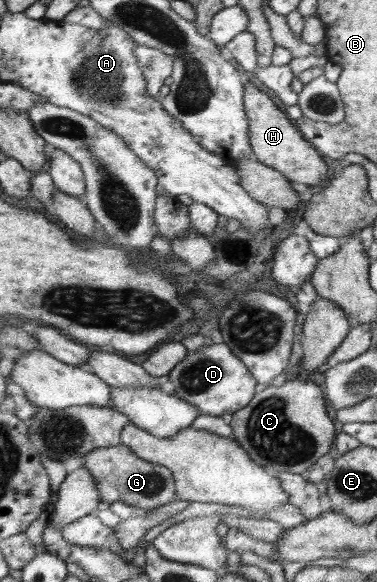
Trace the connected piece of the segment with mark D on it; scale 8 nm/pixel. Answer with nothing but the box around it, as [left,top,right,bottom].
[168,342,260,415]

